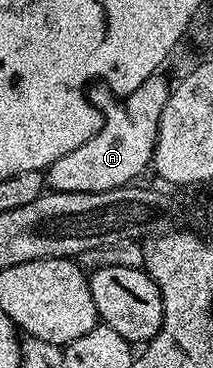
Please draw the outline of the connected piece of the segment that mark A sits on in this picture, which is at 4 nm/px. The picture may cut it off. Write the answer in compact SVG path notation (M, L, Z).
M163 73L145 77L145 81L122 100L123 111L117 112L115 119L108 118L85 145L73 149L73 153L65 153L65 157L47 167L46 186L61 193L101 193L134 184L138 180L135 178L152 166L161 113L169 101L171 88Z

